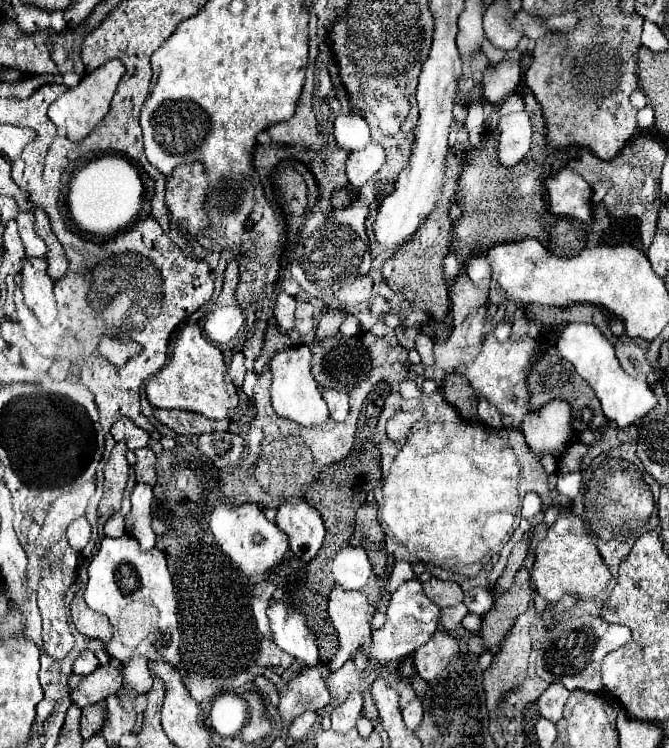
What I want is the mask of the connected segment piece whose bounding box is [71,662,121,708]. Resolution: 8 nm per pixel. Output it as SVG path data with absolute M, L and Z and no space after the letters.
M111 662L99 666L93 674L85 676L77 690L71 692L71 700L83 708L87 704L97 704L105 700L109 694L115 694L121 684L121 670L115 668Z

